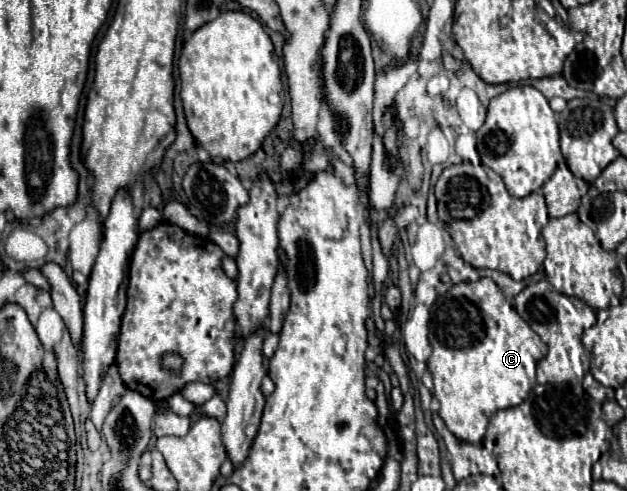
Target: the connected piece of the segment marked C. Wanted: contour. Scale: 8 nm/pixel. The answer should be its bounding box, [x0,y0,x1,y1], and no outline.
[427,277,547,443]

